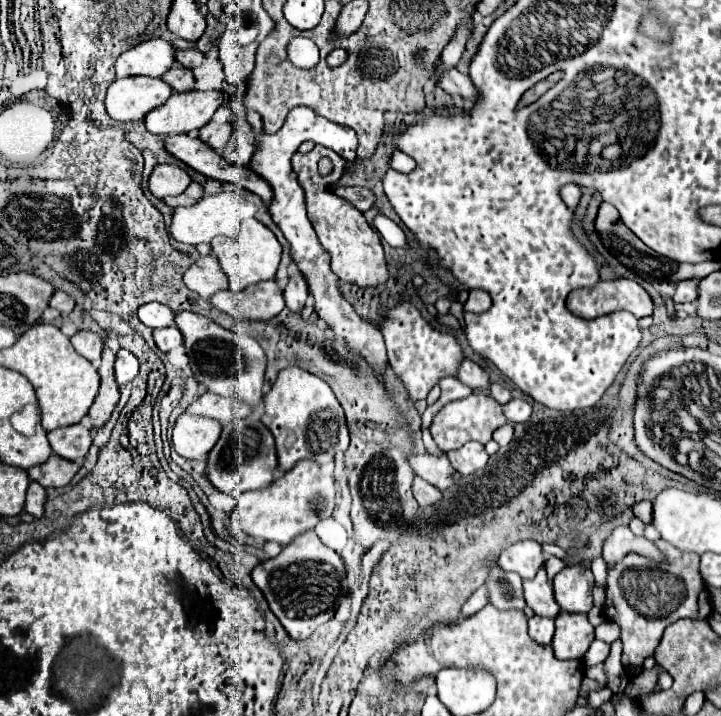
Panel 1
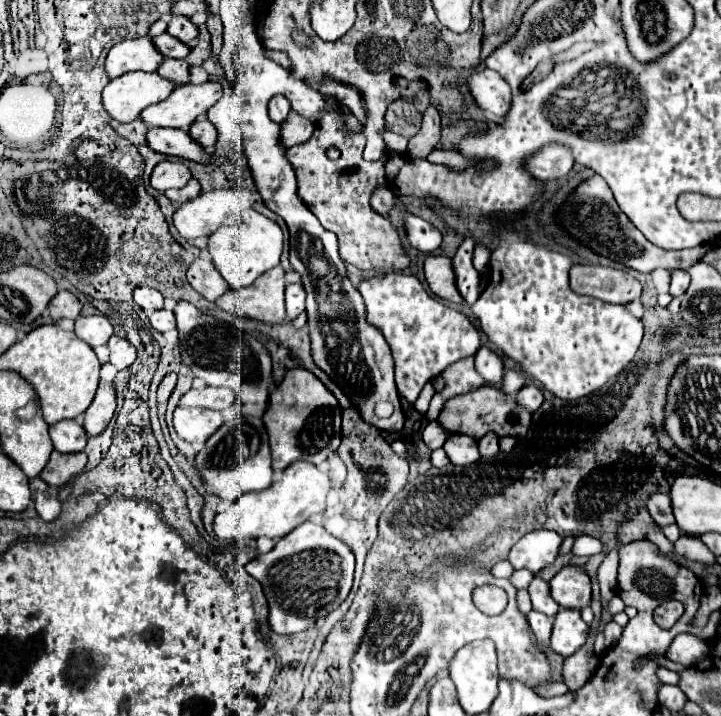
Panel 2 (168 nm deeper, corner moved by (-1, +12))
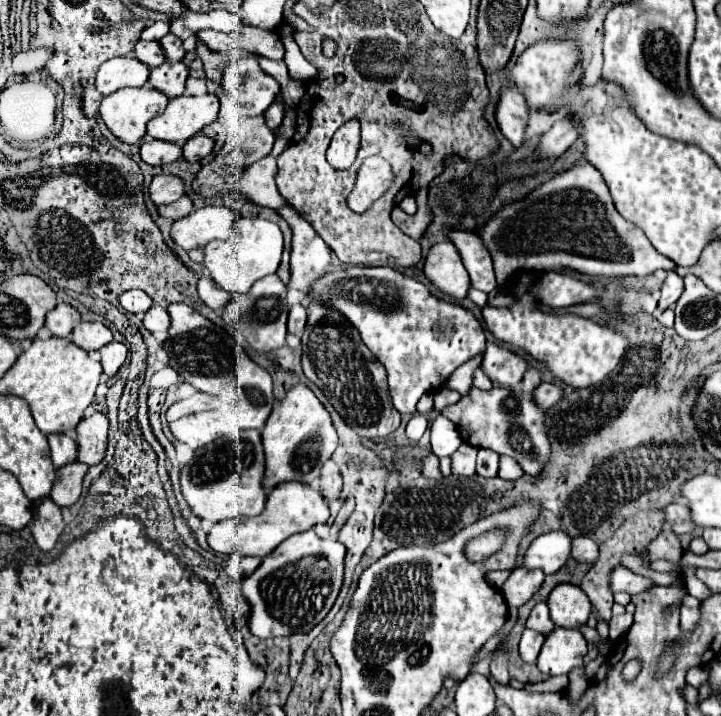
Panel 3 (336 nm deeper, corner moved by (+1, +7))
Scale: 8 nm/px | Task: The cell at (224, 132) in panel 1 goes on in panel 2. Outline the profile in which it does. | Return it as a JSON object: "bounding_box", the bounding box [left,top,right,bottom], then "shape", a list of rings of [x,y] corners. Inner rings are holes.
{"bounding_box":[190,118,218,148],"shape":[[[200,118],[200,120],[196,120],[196,124],[192,124],[192,128],[190,128],[190,136],[192,136],[200,146],[204,146],[204,148],[212,148],[212,146],[216,144],[216,136],[218,136],[218,132],[216,132],[216,128],[214,128],[214,124],[212,124],[210,120]]]}

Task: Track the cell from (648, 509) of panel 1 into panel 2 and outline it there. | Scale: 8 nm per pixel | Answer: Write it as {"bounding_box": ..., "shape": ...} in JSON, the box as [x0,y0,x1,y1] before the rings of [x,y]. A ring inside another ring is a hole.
{"bounding_box":[644,494,674,526],"shape":[[[650,494],[644,508],[650,512],[652,520],[658,524],[658,526],[664,526],[664,524],[670,524],[674,522],[674,516],[672,516],[672,508],[670,508],[670,498],[666,494]]]}

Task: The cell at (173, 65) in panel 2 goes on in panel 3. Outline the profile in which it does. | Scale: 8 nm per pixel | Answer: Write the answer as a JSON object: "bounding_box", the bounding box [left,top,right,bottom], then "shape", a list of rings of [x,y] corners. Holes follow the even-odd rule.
{"bounding_box":[150,63,188,97],"shape":[[[184,63],[174,65],[160,65],[150,71],[150,85],[162,91],[168,97],[178,97],[184,93],[184,83],[188,77],[188,67]]]}

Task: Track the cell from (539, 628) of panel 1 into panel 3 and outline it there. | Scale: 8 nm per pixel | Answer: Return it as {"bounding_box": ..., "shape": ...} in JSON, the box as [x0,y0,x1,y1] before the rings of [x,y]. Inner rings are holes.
{"bounding_box":[520,629,544,663],"shape":[[[524,629],[522,639],[520,639],[520,657],[526,663],[536,663],[536,657],[540,653],[540,647],[544,643],[544,635],[536,633],[532,629]]]}

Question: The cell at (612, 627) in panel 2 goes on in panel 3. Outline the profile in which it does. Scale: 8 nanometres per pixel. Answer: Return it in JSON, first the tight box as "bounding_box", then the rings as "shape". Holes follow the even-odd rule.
{"bounding_box":[610,613,632,641],"shape":[[[622,613],[622,615],[612,615],[610,619],[610,637],[616,641],[626,635],[626,631],[632,625],[632,613]]]}

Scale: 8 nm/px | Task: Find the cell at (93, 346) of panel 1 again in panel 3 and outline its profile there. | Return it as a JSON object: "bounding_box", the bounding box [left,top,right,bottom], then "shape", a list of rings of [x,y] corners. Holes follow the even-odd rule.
{"bounding_box":[72,323,112,351],"shape":[[[78,323],[72,331],[72,343],[84,351],[96,351],[112,341],[112,333],[104,323]]]}

